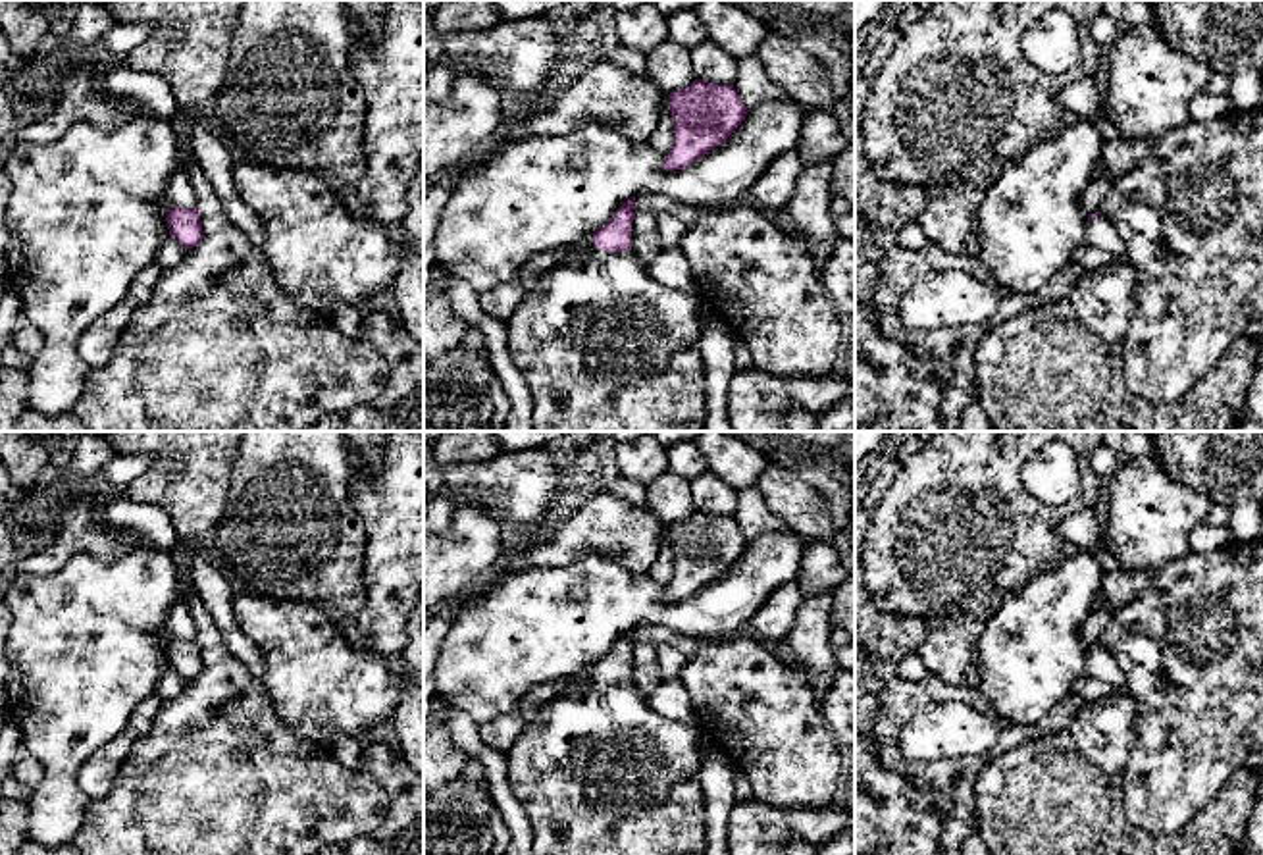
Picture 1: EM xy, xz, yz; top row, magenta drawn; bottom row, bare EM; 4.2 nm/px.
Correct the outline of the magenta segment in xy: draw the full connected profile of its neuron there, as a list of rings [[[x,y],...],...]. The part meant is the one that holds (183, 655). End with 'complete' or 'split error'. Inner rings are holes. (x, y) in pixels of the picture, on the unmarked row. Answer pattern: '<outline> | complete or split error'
[[[171,637],[166,641],[166,653],[169,668],[175,670],[185,682],[196,678],[204,668],[200,643],[196,637]]] | complete

